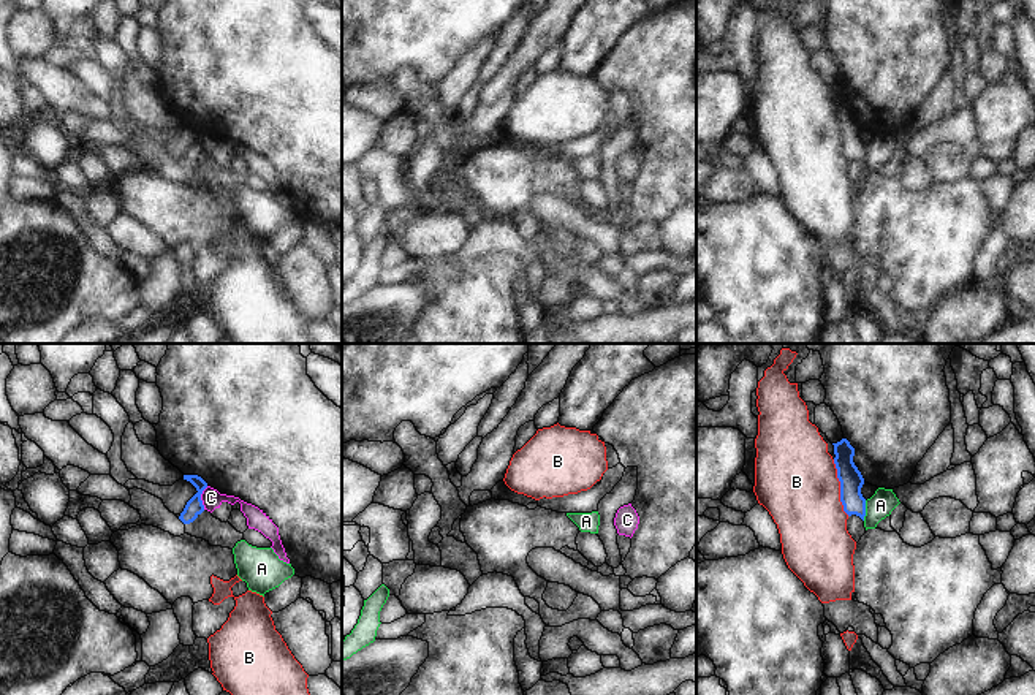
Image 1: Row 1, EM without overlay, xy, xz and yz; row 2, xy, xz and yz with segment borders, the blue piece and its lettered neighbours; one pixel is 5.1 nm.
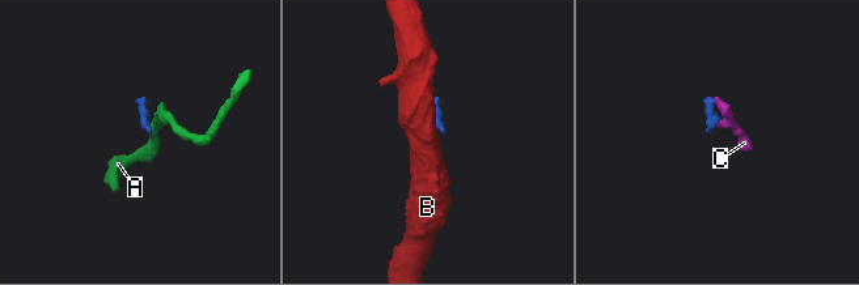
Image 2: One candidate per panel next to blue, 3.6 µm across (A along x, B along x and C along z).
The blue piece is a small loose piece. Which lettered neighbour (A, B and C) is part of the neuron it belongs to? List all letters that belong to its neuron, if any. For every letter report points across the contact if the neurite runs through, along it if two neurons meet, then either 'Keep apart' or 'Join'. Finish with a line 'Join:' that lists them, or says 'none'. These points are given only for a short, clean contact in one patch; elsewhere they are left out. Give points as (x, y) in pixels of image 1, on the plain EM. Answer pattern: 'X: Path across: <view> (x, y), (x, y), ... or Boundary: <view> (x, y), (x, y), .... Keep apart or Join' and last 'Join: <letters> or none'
A: Boundary: yz (866, 146), (863, 165). Keep apart
B: Boundary: yz (833, 105), (837, 114), (839, 146), (849, 160). Keep apart
C: Boundary: xy (208, 132), (201, 140), (203, 154). Keep apart
Join: none

